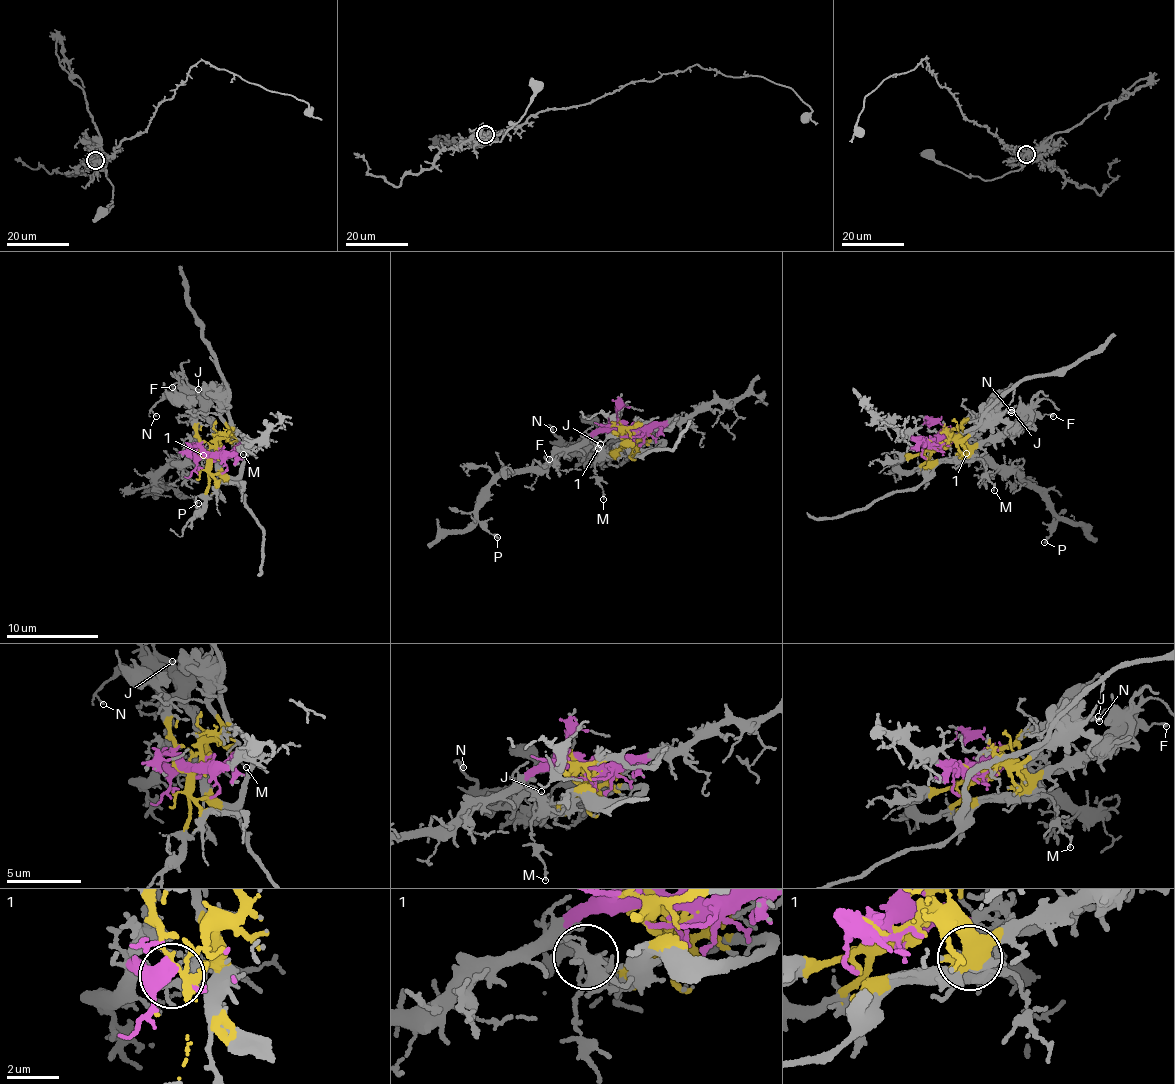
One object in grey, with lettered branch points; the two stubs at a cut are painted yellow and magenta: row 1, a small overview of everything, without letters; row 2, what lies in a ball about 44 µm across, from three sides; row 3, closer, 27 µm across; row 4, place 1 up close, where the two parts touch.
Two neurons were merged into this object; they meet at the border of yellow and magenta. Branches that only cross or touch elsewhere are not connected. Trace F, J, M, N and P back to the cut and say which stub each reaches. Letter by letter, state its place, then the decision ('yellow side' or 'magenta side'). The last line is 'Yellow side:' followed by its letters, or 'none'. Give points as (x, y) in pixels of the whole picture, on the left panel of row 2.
F: (172, 387) | yellow side
J: (198, 389) | yellow side
M: (243, 454) | magenta side
N: (156, 416) | yellow side
P: (198, 503) | magenta side
Yellow side: F, J, N

